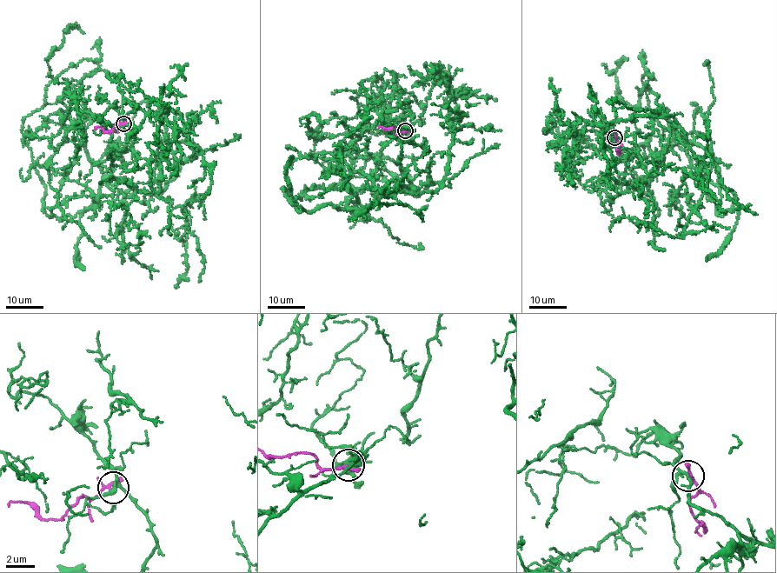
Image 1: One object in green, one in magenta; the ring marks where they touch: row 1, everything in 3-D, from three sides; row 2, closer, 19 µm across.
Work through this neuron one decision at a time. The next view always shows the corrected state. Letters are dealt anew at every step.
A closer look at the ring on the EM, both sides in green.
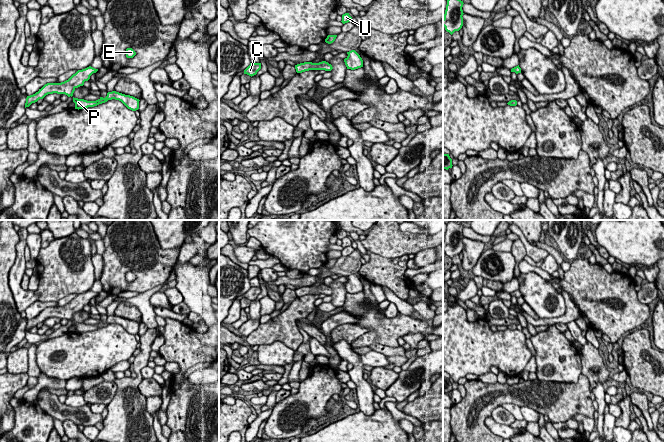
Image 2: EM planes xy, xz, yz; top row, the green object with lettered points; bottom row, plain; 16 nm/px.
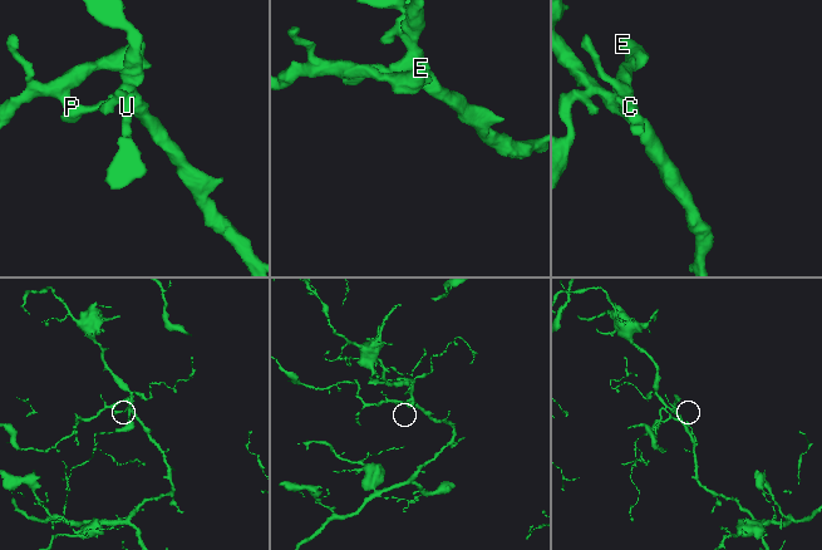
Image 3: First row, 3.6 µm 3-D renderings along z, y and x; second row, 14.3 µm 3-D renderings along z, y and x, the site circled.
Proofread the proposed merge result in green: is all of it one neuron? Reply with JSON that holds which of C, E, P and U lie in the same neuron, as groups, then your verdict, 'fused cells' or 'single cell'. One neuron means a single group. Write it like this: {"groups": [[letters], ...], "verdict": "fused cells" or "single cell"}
{"groups": [["C", "E", "P", "U"]], "verdict": "single cell"}

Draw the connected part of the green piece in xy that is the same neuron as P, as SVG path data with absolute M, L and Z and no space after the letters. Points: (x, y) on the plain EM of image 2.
M91 290L78 294L75 298L73 298L68 304L61 307L47 307L38 316L33 319L27 320L25 332L29 331L32 327L37 326L39 323L43 323L48 318L65 318L68 321L73 322L73 326L75 327L75 333L84 333L88 331L94 331L99 328L105 327L108 324L119 324L121 325L128 333L132 335L136 335L139 333L139 323L125 319L116 315L108 316L105 322L100 321L96 325L87 325L84 323L78 323L73 321L73 317L76 312L83 310L85 305L90 303L90 300L93 297L96 297L98 293L95 293Z

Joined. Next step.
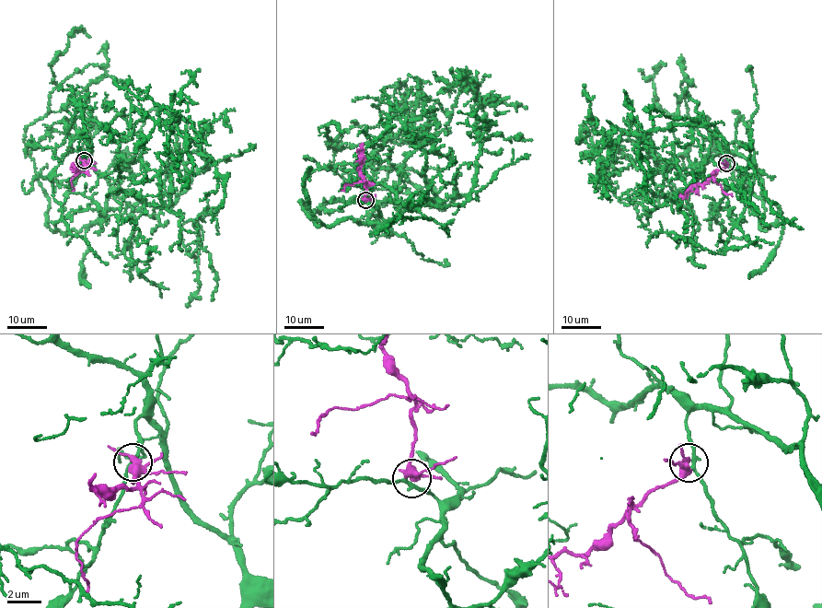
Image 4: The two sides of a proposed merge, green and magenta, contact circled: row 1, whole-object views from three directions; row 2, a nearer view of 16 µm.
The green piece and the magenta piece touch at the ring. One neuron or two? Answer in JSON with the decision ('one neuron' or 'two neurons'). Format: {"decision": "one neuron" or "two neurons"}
{"decision": "one neuron"}

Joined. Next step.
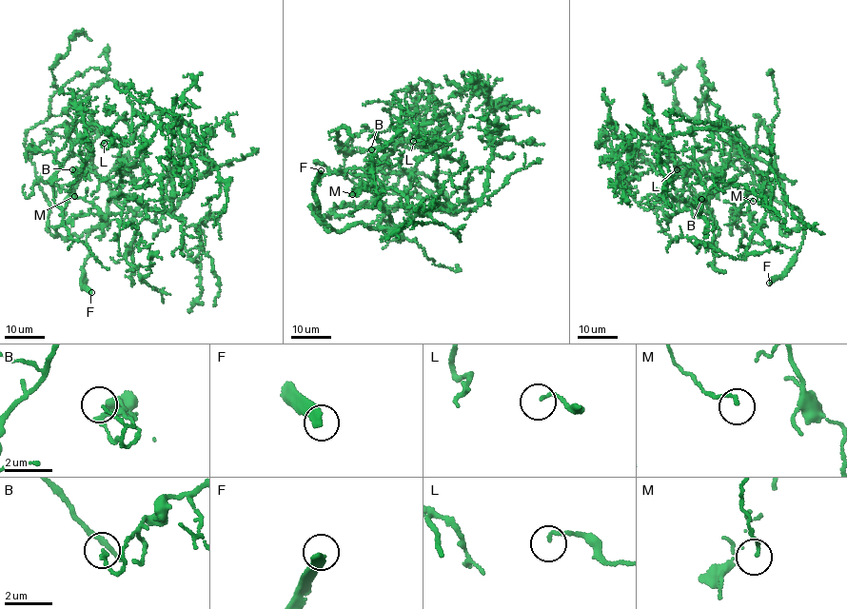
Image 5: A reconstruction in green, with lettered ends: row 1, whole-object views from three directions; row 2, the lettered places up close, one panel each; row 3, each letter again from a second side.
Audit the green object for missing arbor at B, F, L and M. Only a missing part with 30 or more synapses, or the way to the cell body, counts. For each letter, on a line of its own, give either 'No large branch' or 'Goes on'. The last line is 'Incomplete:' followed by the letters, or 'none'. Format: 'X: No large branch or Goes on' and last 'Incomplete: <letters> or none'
B: No large branch
F: Goes on
L: No large branch
M: No large branch
Incomplete: F

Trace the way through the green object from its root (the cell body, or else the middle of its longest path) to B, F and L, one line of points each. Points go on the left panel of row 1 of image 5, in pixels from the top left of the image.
B: (102, 220), (110, 186), (96, 173), (88, 154), (86, 170), (75, 167), (76, 176), (72, 169)
F: (102, 220), (90, 229), (86, 241), (89, 253), (82, 269), (85, 281), (82, 286), (91, 292)
L: (102, 220), (108, 175), (138, 165), (146, 151), (134, 137), (104, 143)

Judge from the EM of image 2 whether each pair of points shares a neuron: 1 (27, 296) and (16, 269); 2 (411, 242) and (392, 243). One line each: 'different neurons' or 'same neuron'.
1: same neuron
2: same neuron

